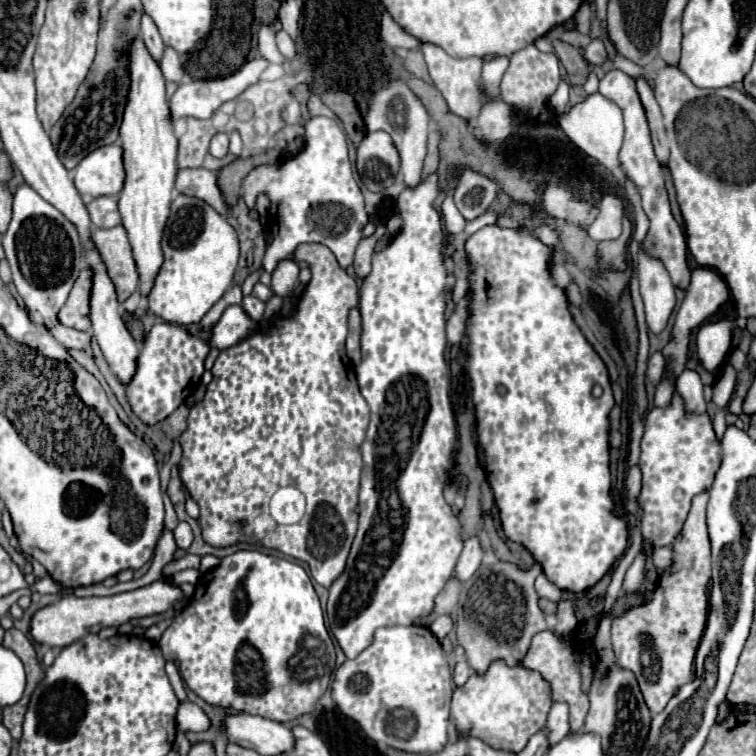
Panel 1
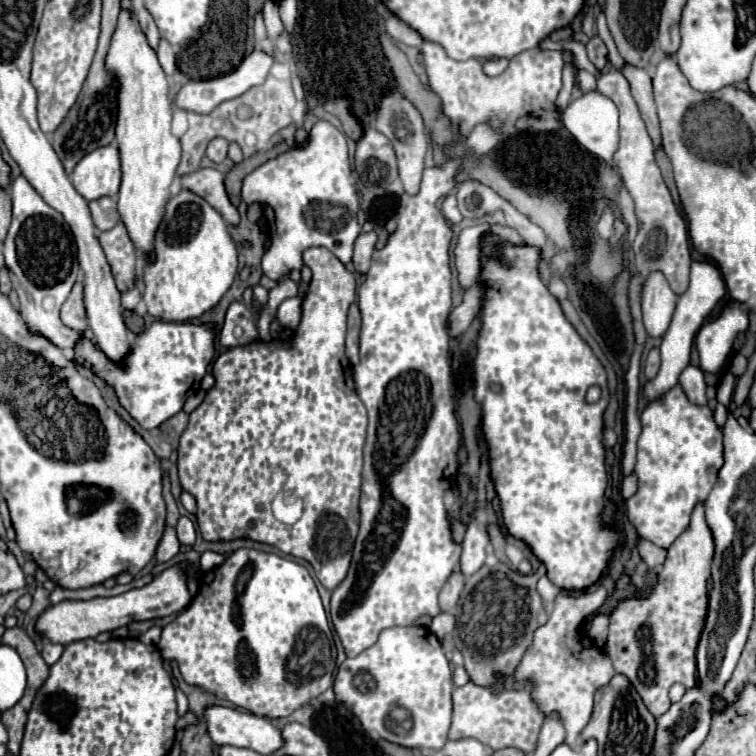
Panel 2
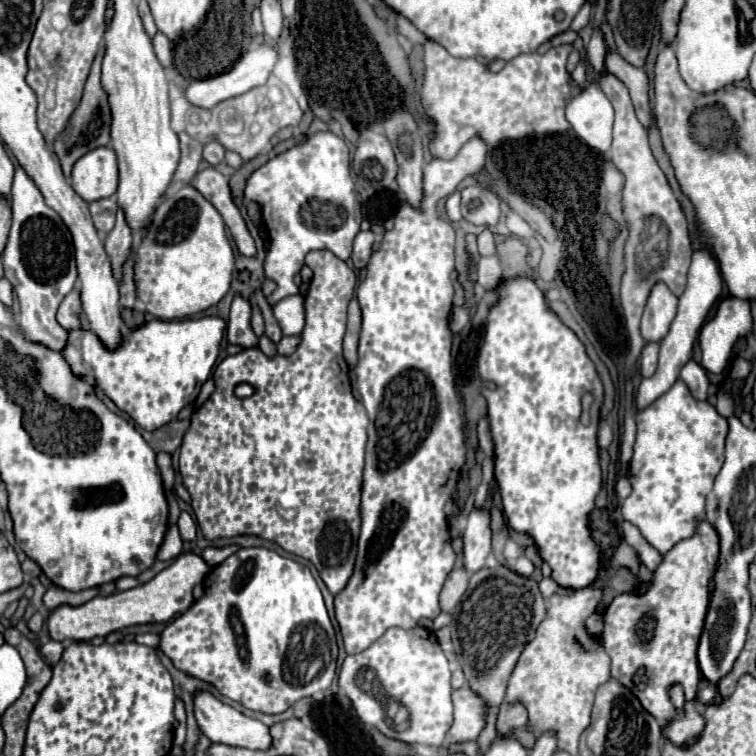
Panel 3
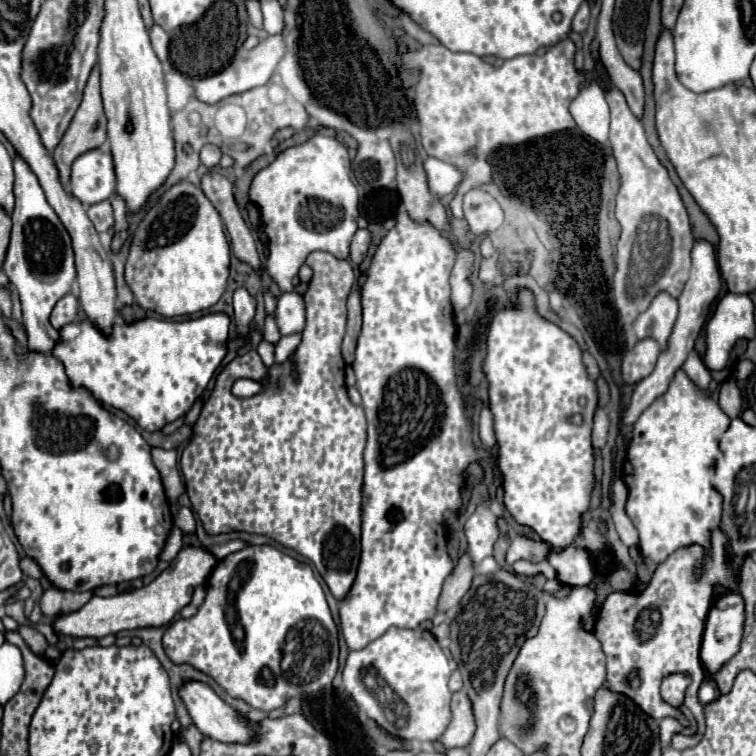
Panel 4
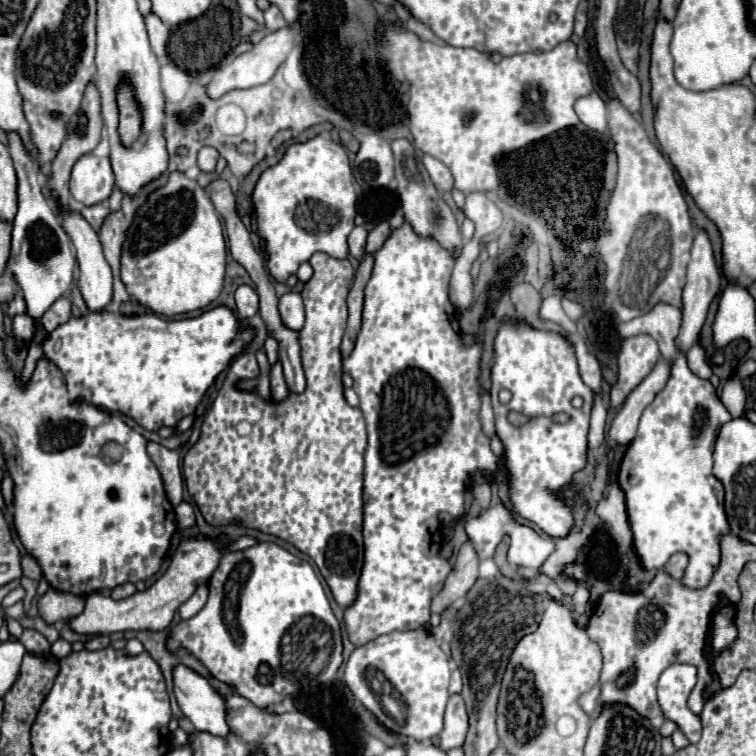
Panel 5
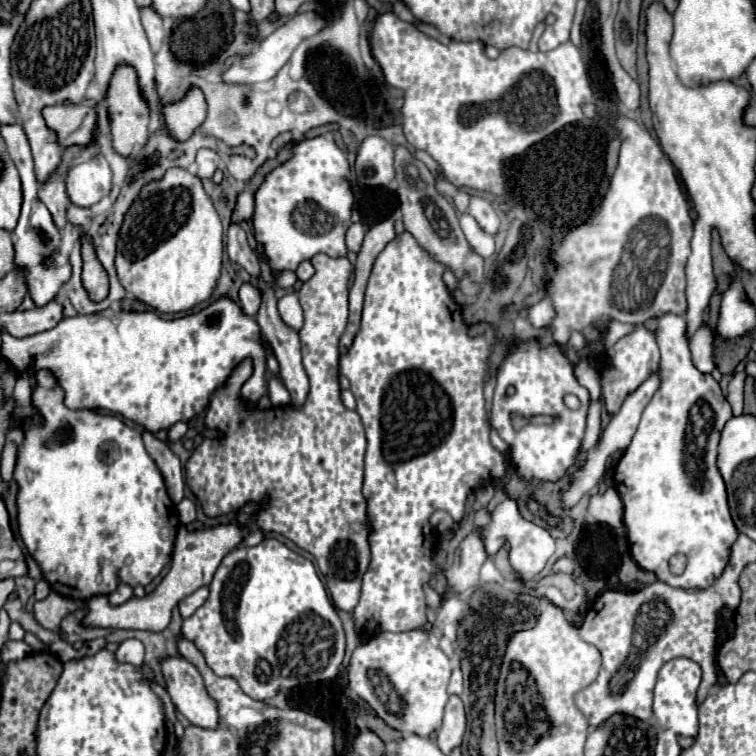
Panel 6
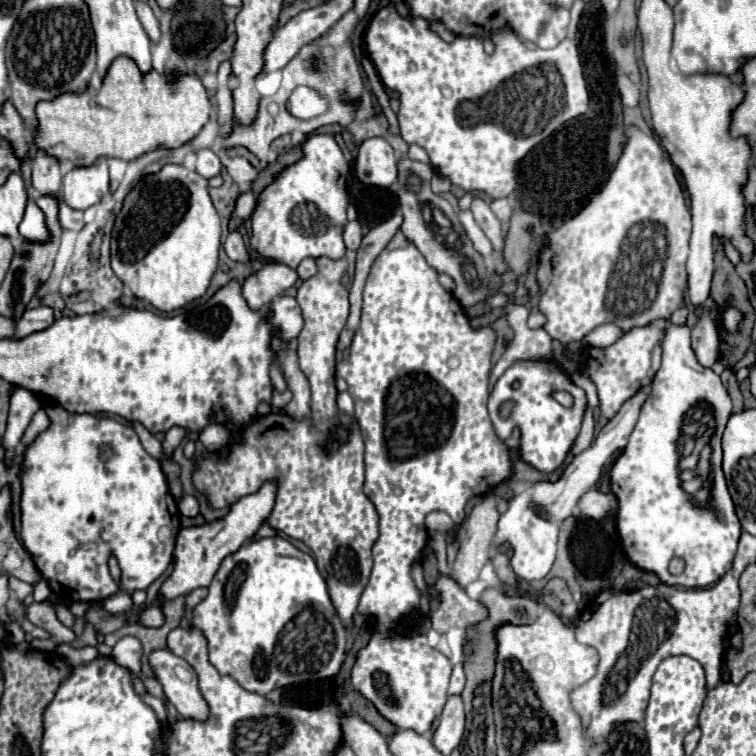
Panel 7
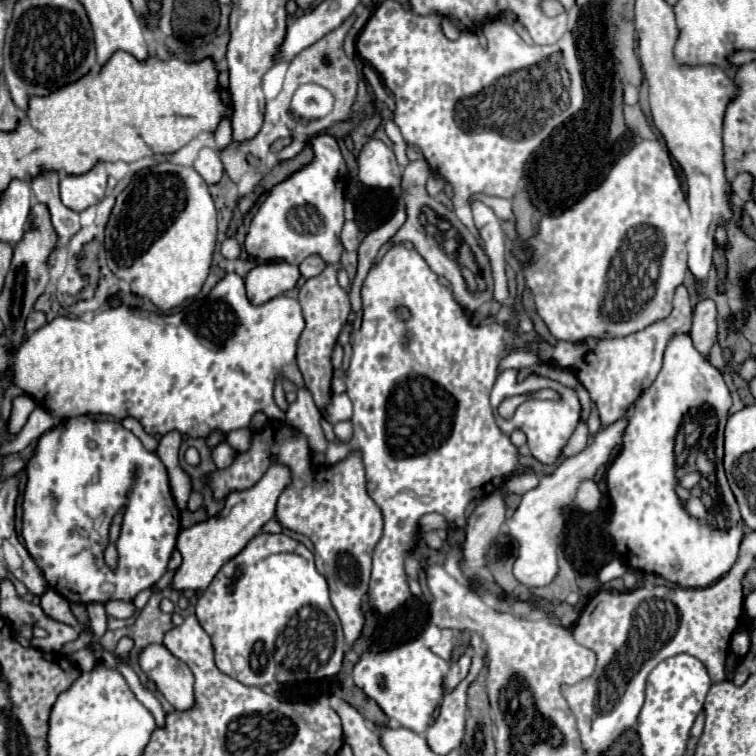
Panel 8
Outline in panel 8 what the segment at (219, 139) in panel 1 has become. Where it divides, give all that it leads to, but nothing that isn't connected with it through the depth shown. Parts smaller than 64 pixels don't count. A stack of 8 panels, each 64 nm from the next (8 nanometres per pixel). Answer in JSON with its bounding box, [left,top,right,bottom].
[194,148,224,184]

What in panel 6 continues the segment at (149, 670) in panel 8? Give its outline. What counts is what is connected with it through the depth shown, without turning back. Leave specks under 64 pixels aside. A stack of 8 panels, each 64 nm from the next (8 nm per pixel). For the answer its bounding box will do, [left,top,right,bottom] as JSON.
[162,656,216,728]

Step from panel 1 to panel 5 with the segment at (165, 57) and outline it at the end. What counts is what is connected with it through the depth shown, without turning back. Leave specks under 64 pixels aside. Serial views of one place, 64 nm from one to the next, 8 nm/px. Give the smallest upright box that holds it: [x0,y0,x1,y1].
[144,12,170,56]

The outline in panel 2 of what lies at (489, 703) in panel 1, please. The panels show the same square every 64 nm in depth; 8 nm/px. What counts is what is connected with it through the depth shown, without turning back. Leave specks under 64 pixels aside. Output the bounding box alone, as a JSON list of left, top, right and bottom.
[450,682,544,754]

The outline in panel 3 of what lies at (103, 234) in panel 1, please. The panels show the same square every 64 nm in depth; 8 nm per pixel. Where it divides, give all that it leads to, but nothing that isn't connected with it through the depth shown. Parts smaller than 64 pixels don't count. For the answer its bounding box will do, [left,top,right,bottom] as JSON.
[104,210,132,278]

